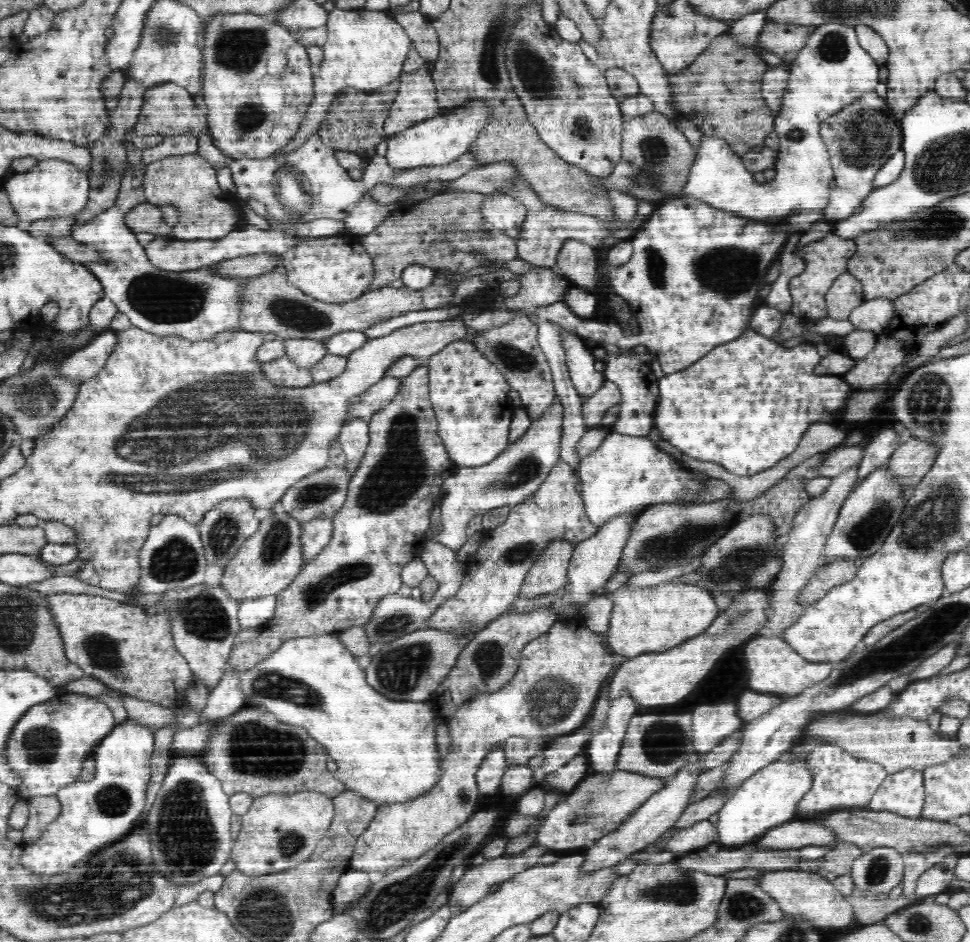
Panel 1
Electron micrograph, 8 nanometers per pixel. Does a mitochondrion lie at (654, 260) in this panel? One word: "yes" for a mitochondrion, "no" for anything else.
yes

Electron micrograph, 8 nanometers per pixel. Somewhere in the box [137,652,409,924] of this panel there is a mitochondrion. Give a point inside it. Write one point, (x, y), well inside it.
(187, 839)

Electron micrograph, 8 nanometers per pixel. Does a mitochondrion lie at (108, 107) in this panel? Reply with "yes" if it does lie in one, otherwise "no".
no

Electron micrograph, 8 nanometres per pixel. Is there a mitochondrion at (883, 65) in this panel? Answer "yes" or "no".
no

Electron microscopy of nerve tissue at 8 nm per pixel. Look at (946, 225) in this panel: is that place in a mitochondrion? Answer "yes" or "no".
yes

